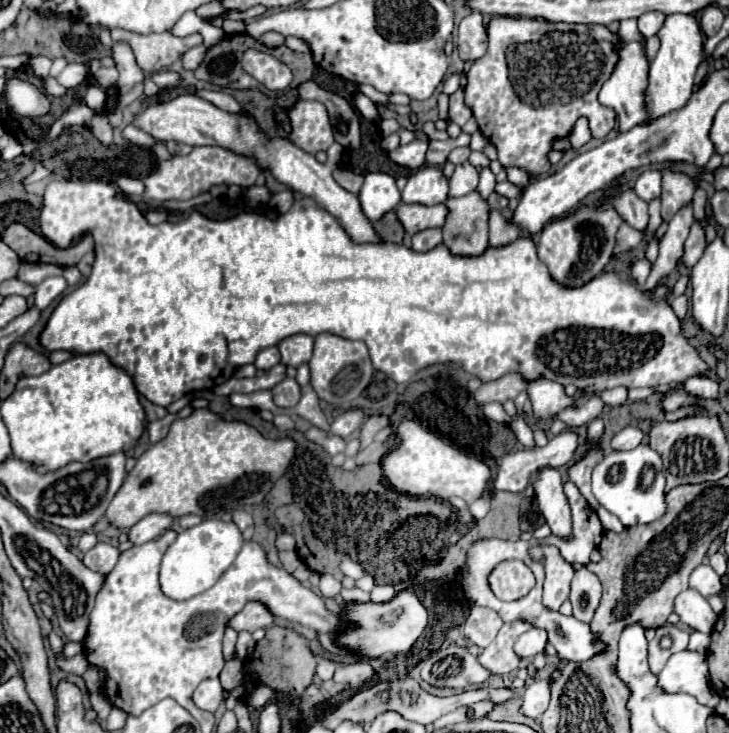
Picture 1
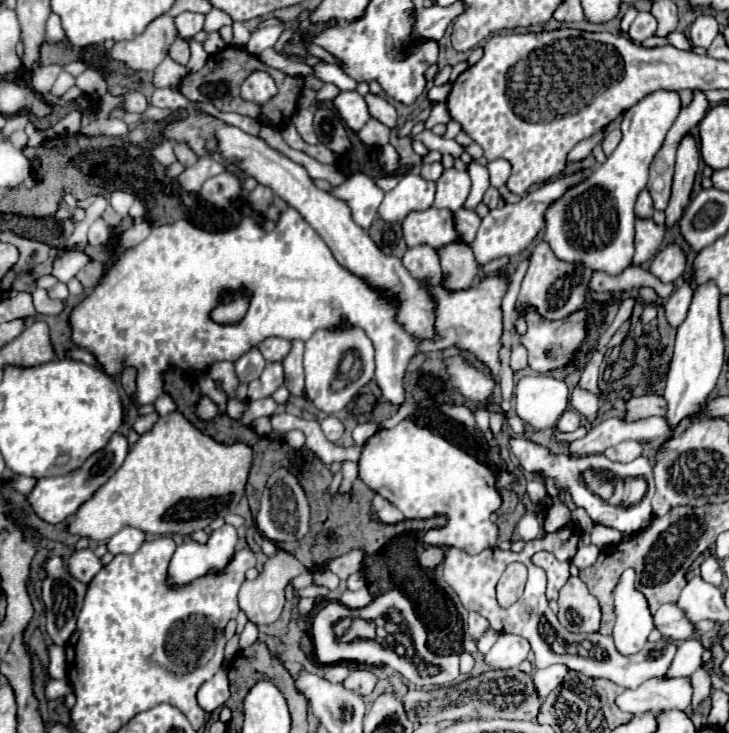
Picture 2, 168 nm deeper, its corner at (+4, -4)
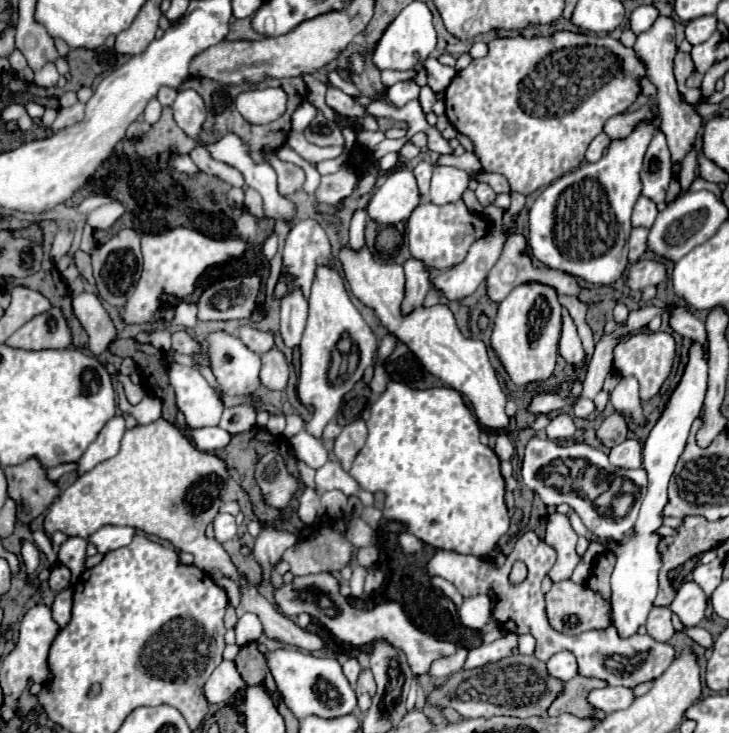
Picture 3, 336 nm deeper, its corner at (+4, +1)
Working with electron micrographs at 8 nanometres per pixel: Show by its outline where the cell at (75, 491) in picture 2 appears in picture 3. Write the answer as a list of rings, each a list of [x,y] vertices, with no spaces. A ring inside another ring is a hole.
[[[117,414],[103,426],[101,434],[95,438],[95,442],[79,458],[79,474],[91,470],[95,464],[99,464],[103,460],[113,458],[119,452],[123,434],[125,434],[125,420],[121,414]]]

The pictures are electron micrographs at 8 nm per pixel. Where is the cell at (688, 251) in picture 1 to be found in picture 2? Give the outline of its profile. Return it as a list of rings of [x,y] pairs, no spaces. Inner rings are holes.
[[[671,243],[669,247],[665,247],[661,253],[657,253],[657,257],[651,263],[651,273],[655,277],[659,277],[661,281],[675,281],[685,273],[687,267],[687,253],[681,245]]]

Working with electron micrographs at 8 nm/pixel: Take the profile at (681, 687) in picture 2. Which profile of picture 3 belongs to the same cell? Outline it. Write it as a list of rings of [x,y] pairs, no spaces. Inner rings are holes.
[[[607,686],[601,690],[591,690],[587,694],[587,702],[595,708],[601,710],[605,714],[611,714],[615,710],[623,710],[625,706],[629,706],[633,702],[633,692],[631,688],[623,688],[623,686]]]

